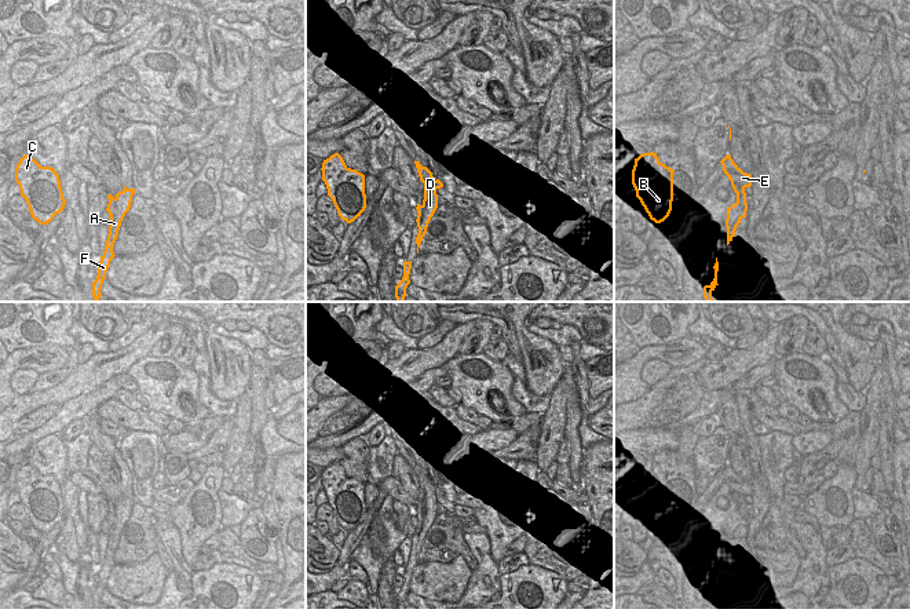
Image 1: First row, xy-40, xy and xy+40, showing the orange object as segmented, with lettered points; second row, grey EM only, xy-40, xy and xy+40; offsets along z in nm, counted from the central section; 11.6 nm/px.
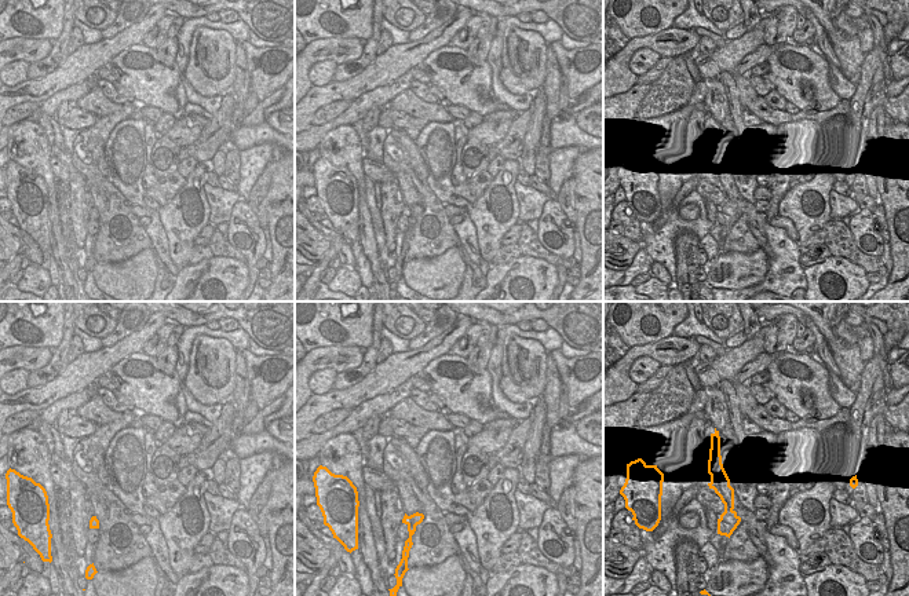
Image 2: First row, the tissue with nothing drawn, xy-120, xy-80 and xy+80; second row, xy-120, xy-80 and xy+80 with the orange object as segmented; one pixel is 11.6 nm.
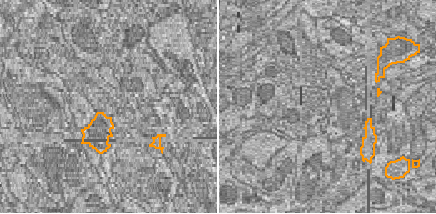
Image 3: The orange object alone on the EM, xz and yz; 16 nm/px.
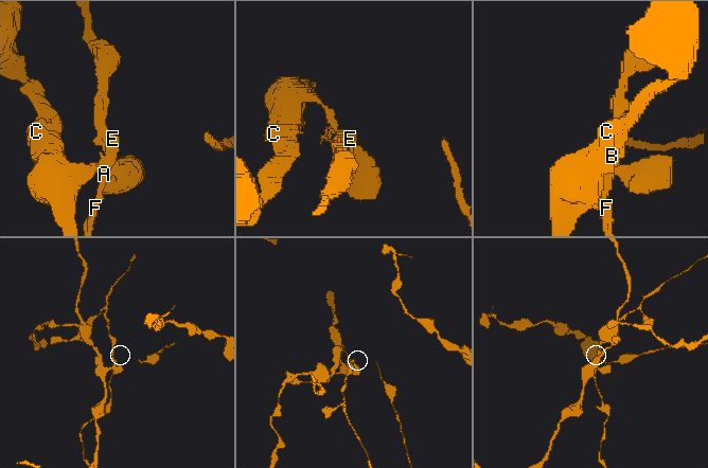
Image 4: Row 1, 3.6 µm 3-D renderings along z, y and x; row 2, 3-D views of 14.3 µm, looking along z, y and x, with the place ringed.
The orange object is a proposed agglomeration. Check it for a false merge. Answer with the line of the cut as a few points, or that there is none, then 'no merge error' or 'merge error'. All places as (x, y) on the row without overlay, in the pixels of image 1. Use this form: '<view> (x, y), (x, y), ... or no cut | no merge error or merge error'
xy (437, 503), (434, 506), (424, 504) | merge error

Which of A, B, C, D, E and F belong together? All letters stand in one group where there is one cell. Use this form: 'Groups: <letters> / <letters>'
Groups: A B C D F / E.

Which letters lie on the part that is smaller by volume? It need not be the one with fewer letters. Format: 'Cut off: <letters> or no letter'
Cut off: E

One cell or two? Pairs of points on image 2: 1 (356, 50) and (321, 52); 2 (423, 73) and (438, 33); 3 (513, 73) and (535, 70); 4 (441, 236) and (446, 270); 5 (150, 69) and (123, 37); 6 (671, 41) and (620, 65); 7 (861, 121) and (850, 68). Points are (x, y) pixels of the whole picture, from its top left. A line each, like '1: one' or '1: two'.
1: one
2: two
3: one
4: two
5: two
6: one
7: two

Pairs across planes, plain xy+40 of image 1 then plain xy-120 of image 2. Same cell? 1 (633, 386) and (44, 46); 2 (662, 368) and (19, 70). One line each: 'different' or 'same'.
1: same
2: same

